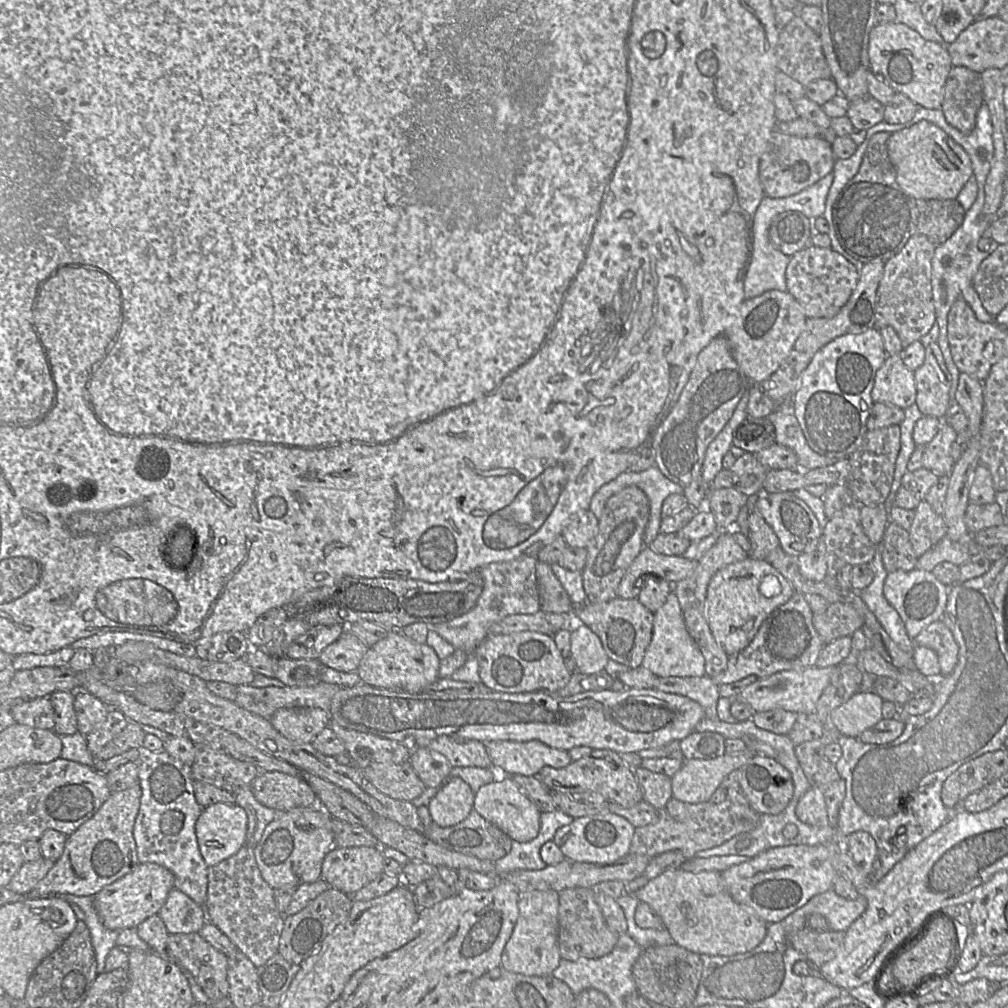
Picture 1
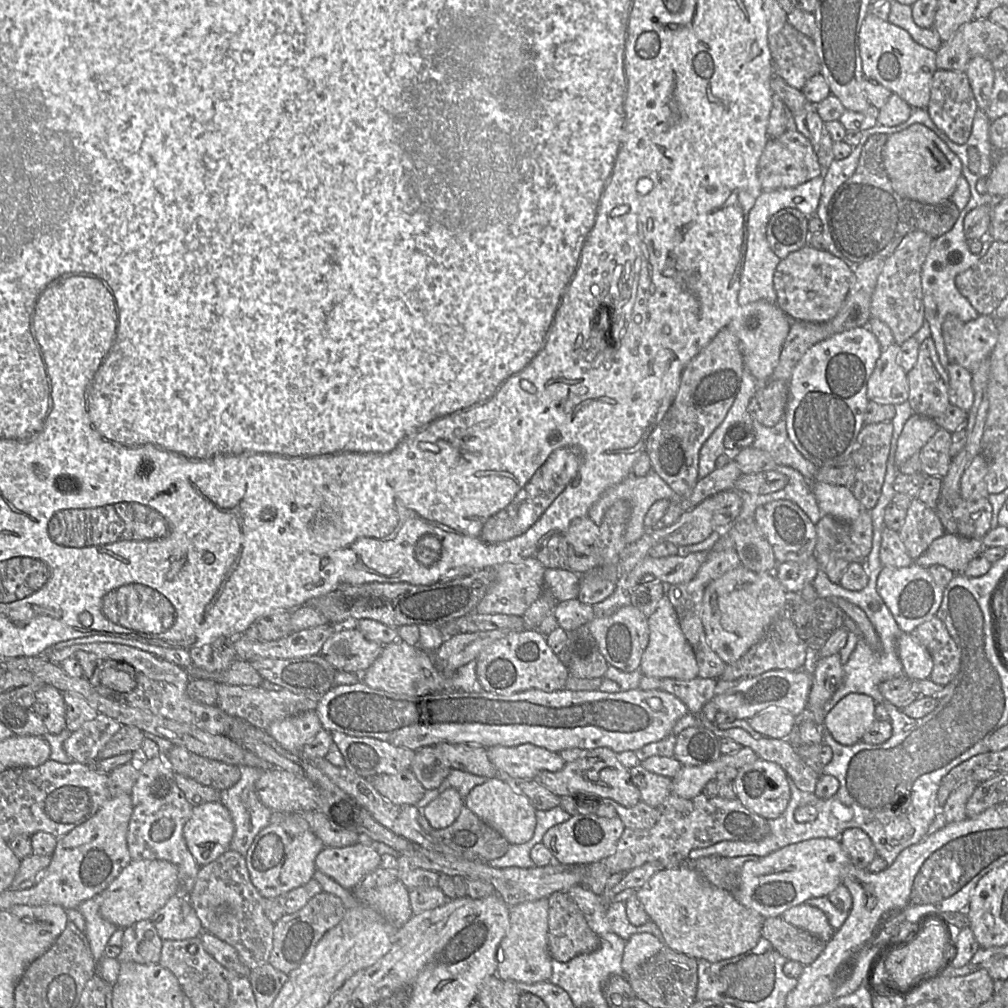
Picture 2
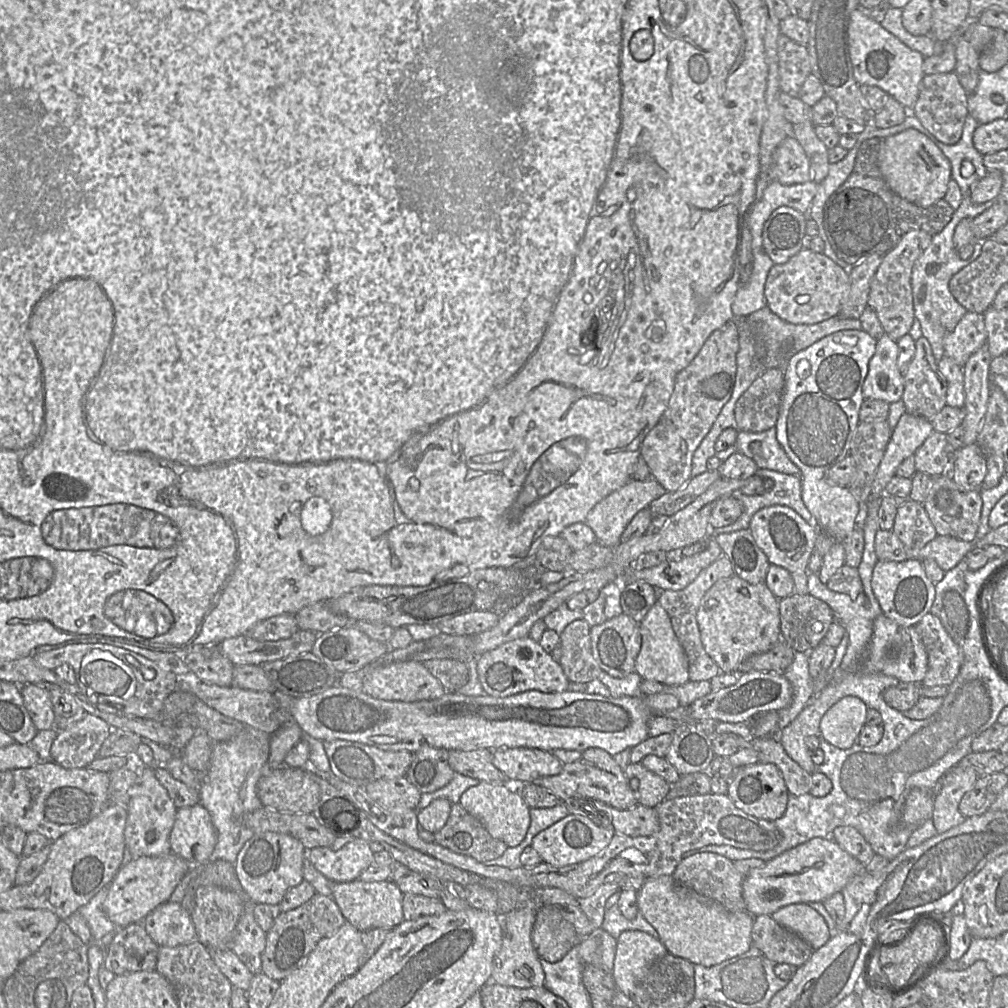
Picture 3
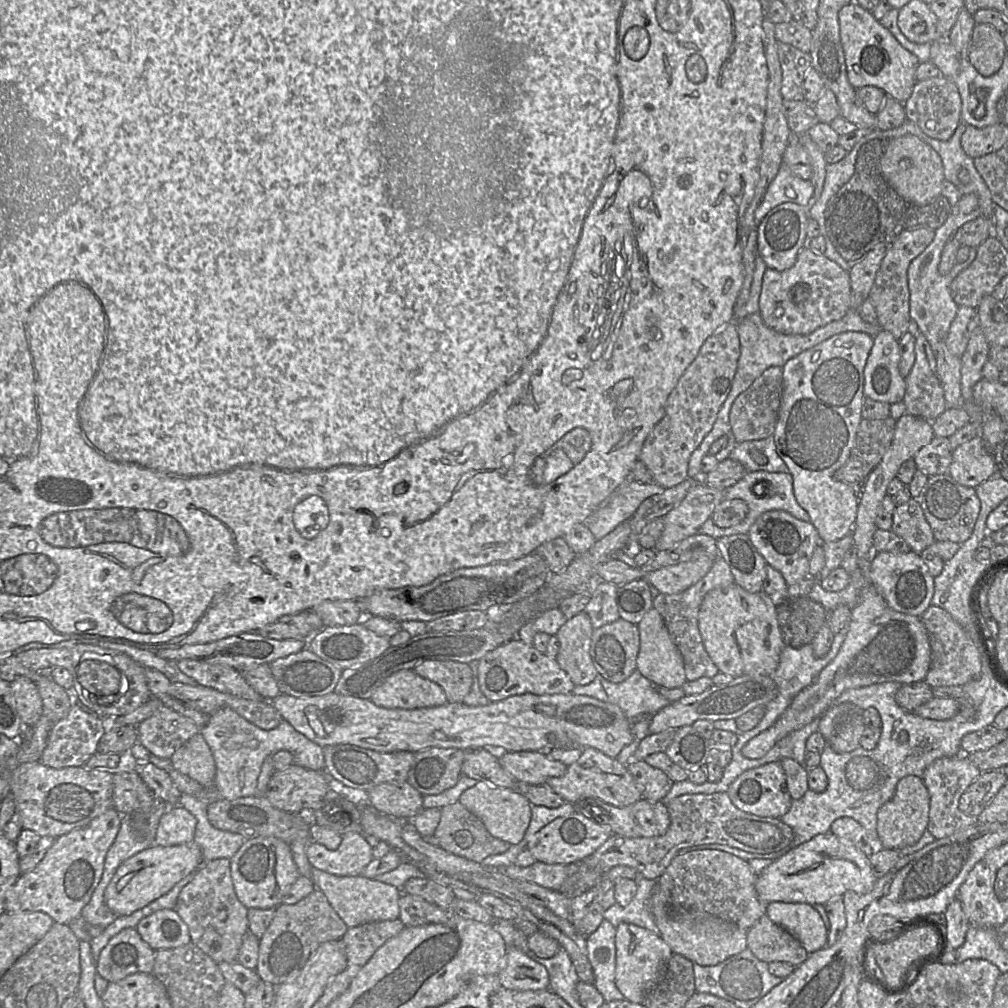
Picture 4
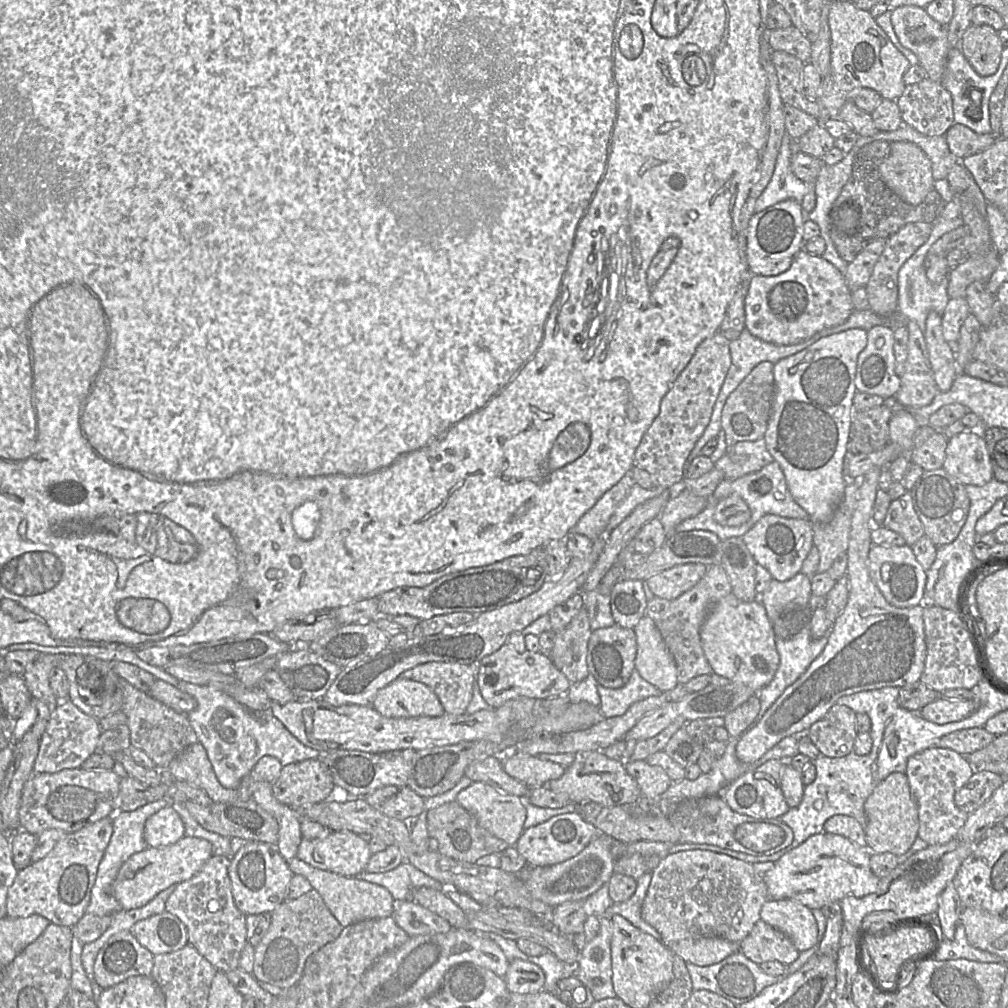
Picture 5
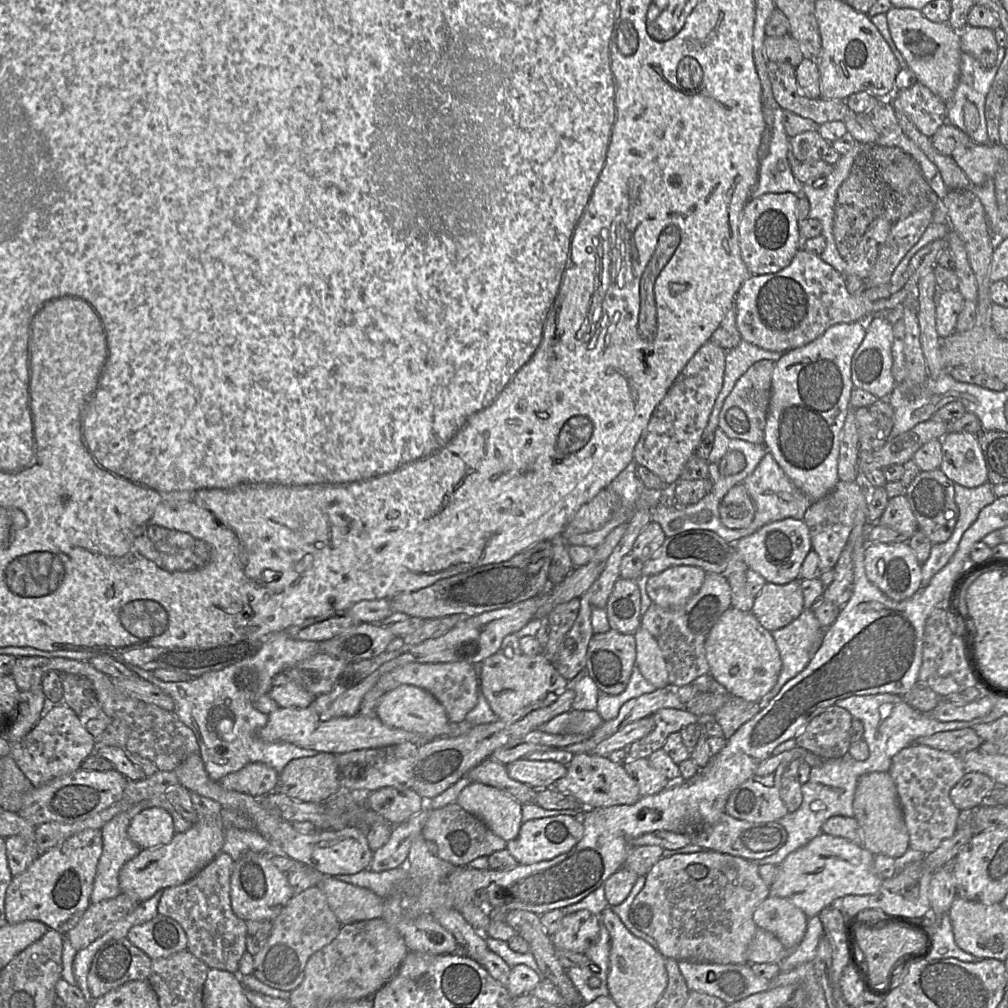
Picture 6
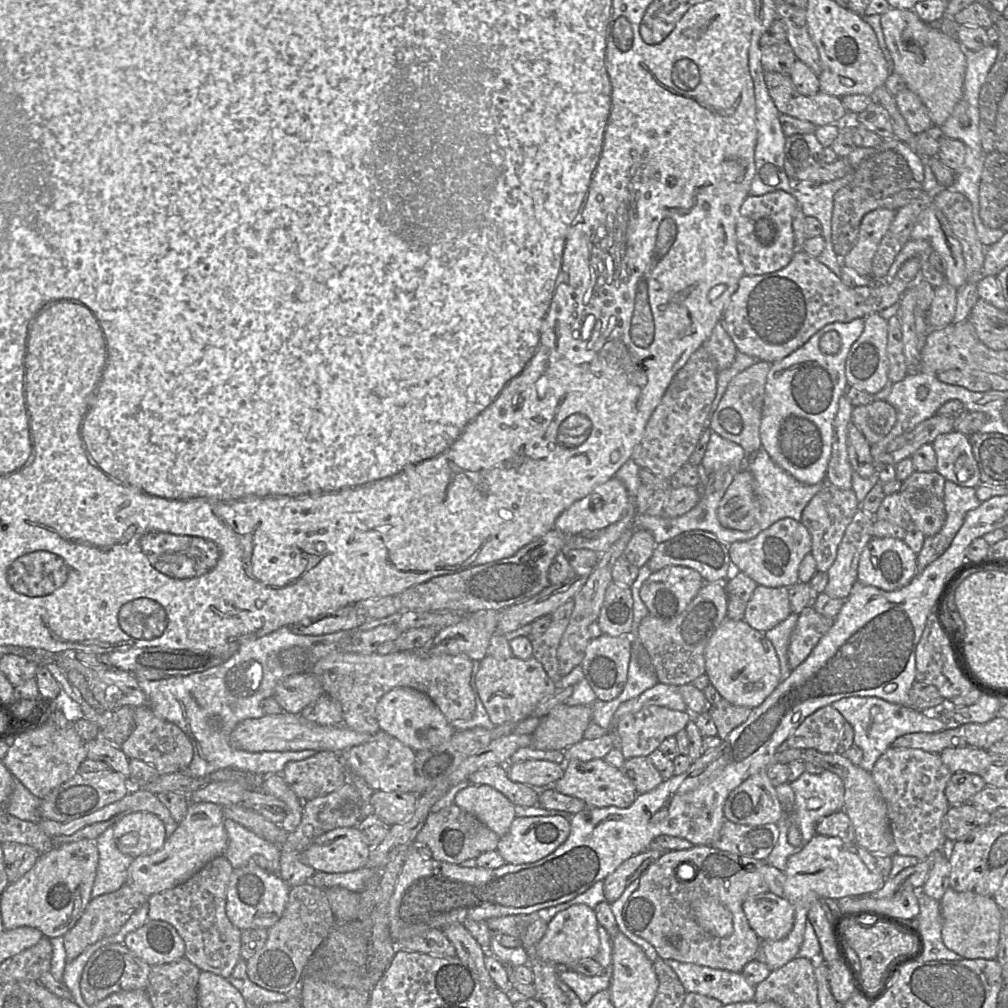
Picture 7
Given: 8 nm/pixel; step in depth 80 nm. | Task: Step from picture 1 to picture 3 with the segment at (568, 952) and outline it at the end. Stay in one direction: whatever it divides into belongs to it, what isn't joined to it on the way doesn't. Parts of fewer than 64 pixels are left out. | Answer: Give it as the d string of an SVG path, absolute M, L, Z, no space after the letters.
M541 904L536 910L531 940L539 958L554 963L575 947L580 937L558 907Z

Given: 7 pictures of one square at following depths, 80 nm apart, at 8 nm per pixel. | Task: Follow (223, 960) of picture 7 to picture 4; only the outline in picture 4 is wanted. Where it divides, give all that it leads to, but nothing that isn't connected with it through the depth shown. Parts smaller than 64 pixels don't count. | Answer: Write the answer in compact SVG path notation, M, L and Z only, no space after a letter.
M230 859L203 862L191 881L180 891L174 910L186 923L191 942L213 961L237 961L243 936L248 931L248 908L239 901L234 891Z

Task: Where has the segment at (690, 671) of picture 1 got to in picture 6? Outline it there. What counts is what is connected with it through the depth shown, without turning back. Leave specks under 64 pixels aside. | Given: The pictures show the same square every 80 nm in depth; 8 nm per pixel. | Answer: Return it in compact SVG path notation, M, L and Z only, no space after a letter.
M642 627L635 631L634 638L635 665L642 676L657 689L670 686L666 662L657 640Z

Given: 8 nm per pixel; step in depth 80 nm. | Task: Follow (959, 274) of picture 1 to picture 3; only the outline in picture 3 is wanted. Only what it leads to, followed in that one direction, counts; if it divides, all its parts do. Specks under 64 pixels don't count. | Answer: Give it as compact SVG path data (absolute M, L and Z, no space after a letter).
M959 173L959 180L955 178L955 182L958 184L963 195L962 203L955 209L950 222L944 229L933 235L931 243L915 262L911 277L916 320L909 331L909 335L914 341L921 337L926 338L931 345L936 361L939 361L945 355L944 339L946 335L953 331L957 323L968 312L956 301L949 290L951 278L972 262L969 259L962 260L959 258L958 251L953 244L955 228L963 219L975 218L988 210L996 202L995 200L991 200L983 204L973 203L970 198L971 190L969 188L971 188L971 183L974 183L974 181L970 177L963 177Z

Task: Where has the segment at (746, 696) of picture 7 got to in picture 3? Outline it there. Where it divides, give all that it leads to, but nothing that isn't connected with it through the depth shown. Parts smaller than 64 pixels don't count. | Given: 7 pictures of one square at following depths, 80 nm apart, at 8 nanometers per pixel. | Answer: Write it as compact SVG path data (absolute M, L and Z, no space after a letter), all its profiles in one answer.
M735 574L717 581L704 594L696 618L703 647L720 668L720 673L734 673L746 658L770 650L780 639L779 599L765 583L752 585Z

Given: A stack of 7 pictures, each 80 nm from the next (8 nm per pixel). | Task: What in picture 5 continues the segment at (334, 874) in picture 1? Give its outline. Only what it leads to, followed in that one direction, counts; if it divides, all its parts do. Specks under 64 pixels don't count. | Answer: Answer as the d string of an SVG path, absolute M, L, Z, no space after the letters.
M340 830L324 839L302 838L296 857L315 868L355 877L364 871L371 855L366 837Z

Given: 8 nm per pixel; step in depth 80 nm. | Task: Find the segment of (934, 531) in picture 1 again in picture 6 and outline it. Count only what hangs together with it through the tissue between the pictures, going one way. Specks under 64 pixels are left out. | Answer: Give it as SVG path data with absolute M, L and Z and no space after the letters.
M899 495L888 500L878 523L898 531L907 538L910 538L918 530L917 520L905 495Z

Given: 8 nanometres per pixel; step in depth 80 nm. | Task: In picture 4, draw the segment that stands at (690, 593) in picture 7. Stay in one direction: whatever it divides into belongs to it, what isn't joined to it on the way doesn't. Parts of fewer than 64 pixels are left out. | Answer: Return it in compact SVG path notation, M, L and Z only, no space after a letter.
M715 559L696 560L665 566L647 574L643 579L661 594L677 594L697 583L710 570Z

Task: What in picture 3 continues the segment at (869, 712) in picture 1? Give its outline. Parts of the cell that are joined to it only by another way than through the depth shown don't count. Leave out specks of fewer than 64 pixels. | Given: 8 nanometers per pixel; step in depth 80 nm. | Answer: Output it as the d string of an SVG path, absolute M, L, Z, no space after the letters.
M856 696L842 698L823 715L820 737L837 748L851 748L865 726L867 710L868 706Z

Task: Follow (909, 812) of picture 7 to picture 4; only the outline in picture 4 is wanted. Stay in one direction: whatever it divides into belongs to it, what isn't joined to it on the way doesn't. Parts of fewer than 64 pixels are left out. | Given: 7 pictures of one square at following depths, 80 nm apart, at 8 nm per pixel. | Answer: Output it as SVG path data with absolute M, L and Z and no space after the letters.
M965 754L939 758L925 769L921 779L927 788L930 798L926 830L935 839L948 837L976 822L976 817L964 814L960 811L958 804L960 796L980 774L981 771Z

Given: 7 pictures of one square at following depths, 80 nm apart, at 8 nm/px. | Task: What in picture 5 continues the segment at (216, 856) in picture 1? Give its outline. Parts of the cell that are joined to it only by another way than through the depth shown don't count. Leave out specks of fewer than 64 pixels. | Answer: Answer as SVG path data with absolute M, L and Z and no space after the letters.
M169 805L146 820L143 835L149 847L163 847L183 838L185 827L180 815Z

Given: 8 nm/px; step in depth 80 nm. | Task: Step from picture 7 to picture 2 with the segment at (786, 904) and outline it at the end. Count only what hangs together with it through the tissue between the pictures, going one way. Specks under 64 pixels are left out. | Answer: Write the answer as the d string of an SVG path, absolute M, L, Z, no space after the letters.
M804 903L784 911L781 918L825 942L830 941L835 932L823 911Z

